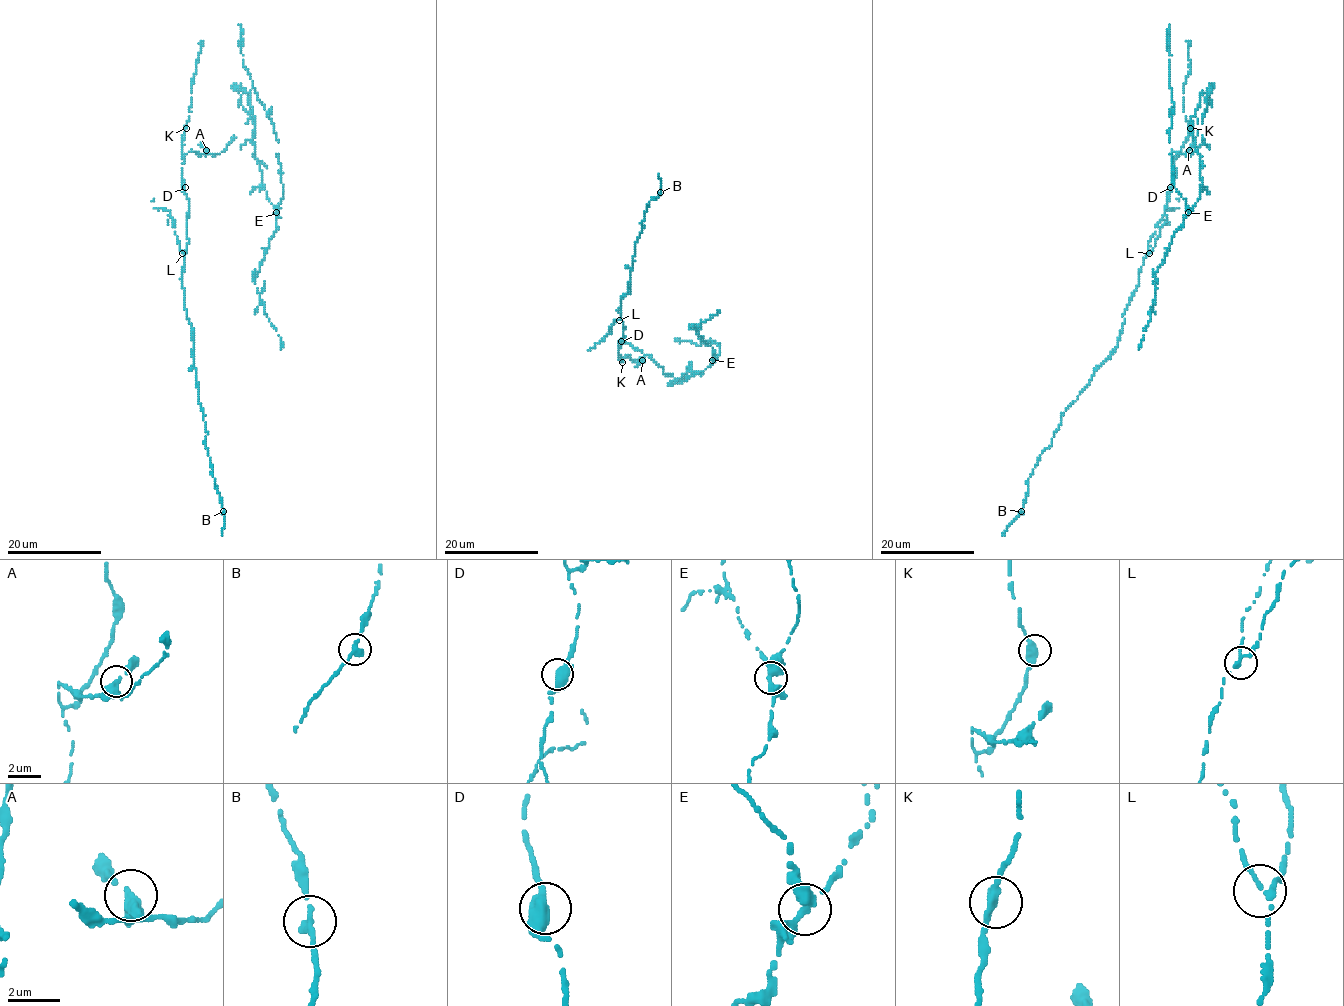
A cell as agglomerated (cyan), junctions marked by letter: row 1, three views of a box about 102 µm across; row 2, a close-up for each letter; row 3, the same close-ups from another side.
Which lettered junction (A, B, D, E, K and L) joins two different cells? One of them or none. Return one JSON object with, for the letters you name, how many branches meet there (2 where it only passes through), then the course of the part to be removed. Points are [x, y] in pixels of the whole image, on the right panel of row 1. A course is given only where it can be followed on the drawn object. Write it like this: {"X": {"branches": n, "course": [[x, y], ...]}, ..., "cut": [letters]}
{"E": {"branches": 3, "course": [[1189, 212], [1202, 187], [1202, 157], [1192, 136], [1191, 117], [1200, 96], [1207, 91], [1210, 104], [1202, 116]]}, "cut": ["E"]}

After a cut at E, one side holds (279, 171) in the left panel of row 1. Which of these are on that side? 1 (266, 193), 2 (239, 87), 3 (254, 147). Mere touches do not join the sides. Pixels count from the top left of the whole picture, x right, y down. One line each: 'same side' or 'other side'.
1: other side
2: other side
3: other side

